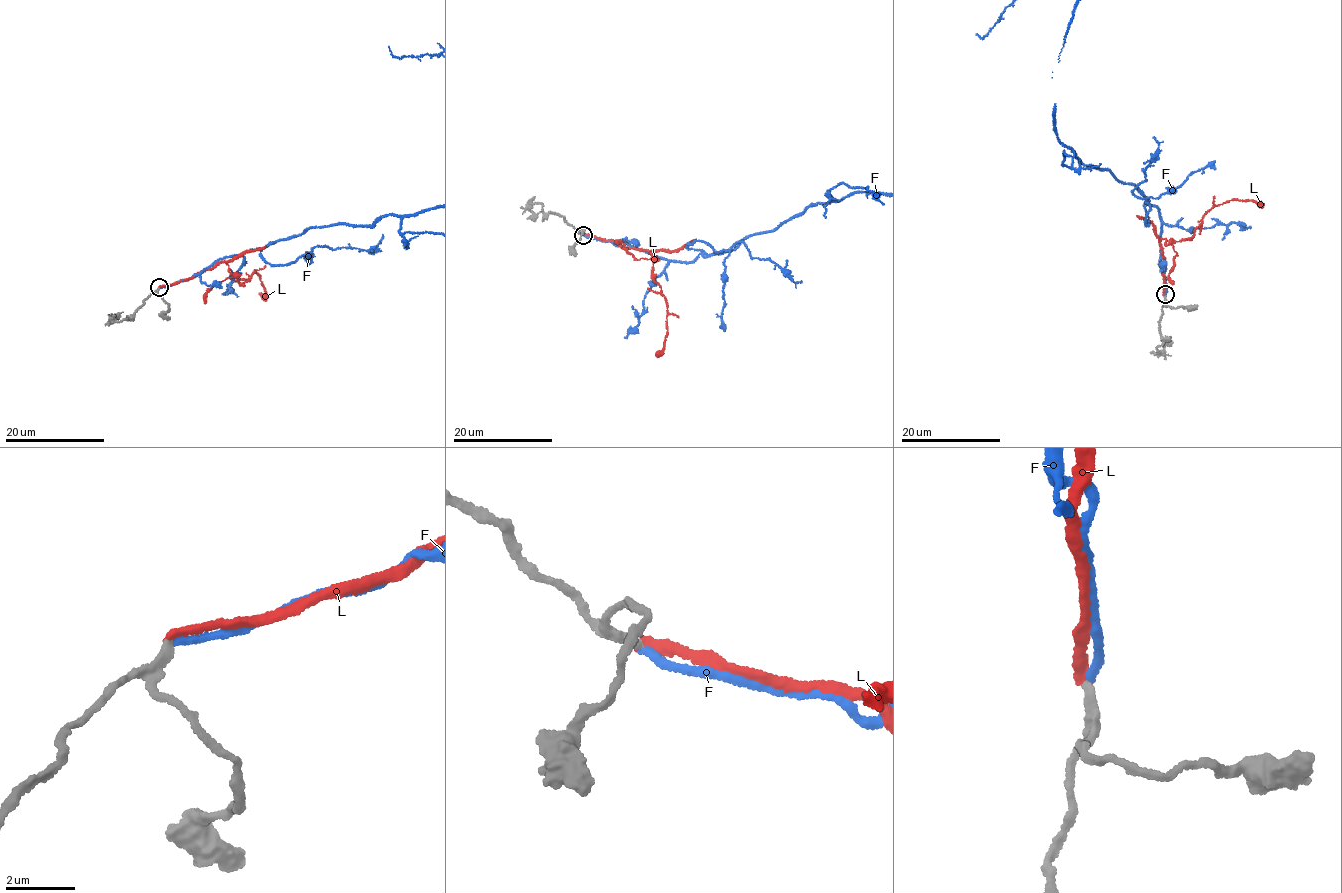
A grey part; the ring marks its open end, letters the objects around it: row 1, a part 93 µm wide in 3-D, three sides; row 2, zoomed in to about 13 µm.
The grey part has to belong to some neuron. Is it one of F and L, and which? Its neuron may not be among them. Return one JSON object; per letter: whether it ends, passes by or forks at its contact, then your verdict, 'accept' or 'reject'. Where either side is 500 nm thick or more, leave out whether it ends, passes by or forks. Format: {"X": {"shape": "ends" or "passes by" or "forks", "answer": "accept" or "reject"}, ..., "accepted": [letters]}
{"F": {"shape": "ends", "answer": "accept"}, "L": {"shape": "ends", "answer": "reject"}, "accepted": ["F"]}

